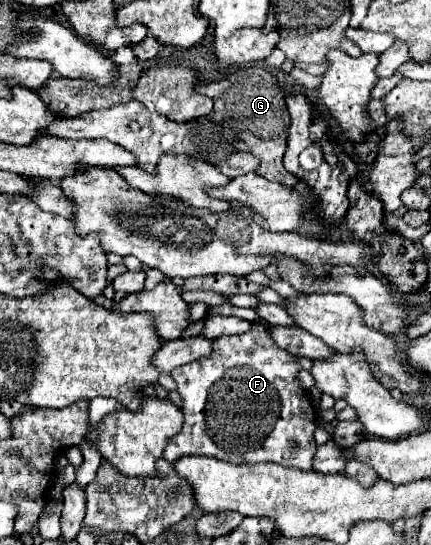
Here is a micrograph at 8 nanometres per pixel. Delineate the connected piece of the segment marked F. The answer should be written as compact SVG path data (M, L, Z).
M253 324L245 334L215 338L211 356L183 364L171 372L173 380L177 382L177 392L183 400L181 410L185 414L185 424L183 430L169 440L165 460L175 462L187 454L201 454L231 464L275 462L287 468L311 470L317 448L313 438L313 432L317 428L317 406L301 386L299 370L301 366L297 362L297 356L279 348L275 340L271 340L271 332L265 324Z

